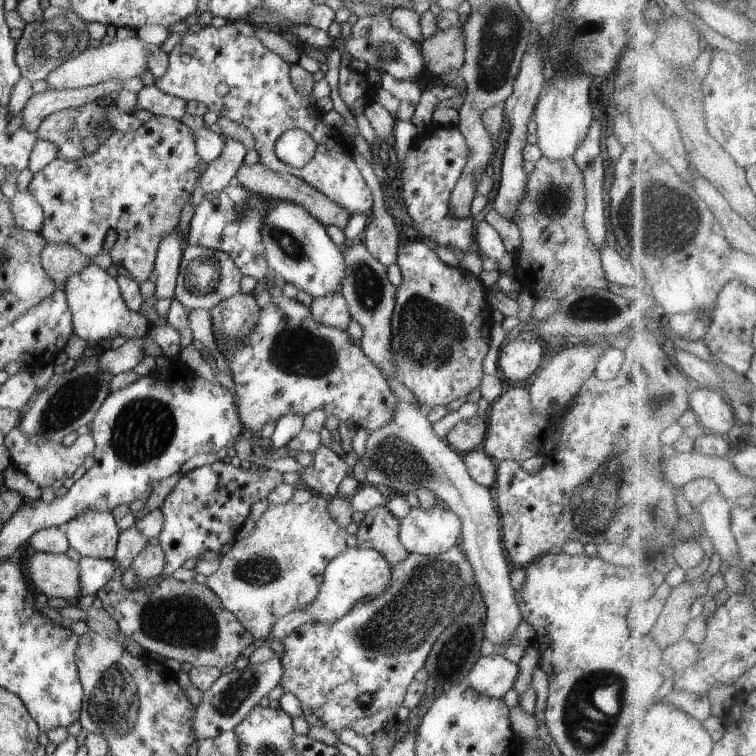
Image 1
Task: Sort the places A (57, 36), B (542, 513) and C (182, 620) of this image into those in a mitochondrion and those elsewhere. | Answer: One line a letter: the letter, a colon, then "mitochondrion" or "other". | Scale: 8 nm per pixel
A: mitochondrion
B: other
C: mitochondrion

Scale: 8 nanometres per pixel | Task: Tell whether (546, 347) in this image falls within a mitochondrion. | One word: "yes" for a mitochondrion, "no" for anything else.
no

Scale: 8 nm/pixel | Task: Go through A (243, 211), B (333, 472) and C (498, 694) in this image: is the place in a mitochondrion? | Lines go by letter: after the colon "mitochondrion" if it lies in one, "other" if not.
A: mitochondrion
B: other
C: other

